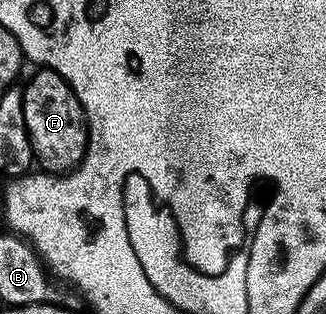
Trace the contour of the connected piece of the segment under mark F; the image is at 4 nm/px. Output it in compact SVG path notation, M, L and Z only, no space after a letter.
M45 68L35 69L35 74L27 80L26 86L21 87L22 99L24 100L24 124L28 128L28 136L32 144L35 163L43 166L45 173L50 176L67 173L82 163L86 154L86 114L78 97L72 92L70 85L54 70Z

